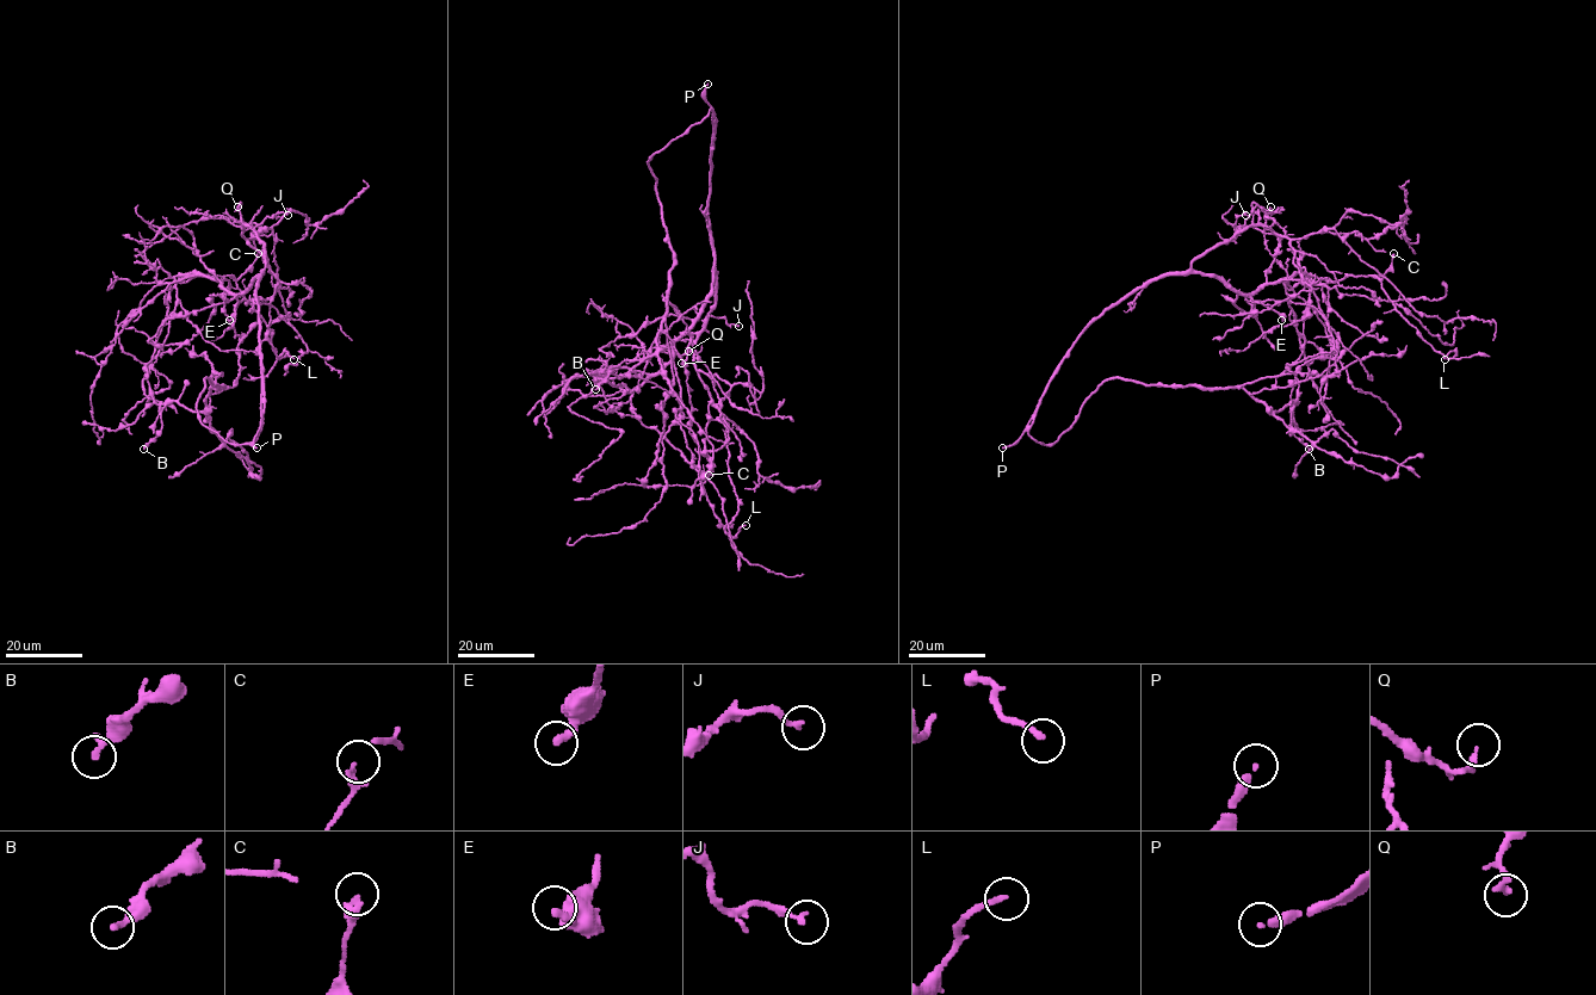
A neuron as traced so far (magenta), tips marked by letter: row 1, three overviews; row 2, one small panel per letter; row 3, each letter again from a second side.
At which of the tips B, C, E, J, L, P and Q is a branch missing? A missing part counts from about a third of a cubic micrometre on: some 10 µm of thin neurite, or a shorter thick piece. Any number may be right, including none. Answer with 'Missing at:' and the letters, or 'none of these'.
Missing at: P

